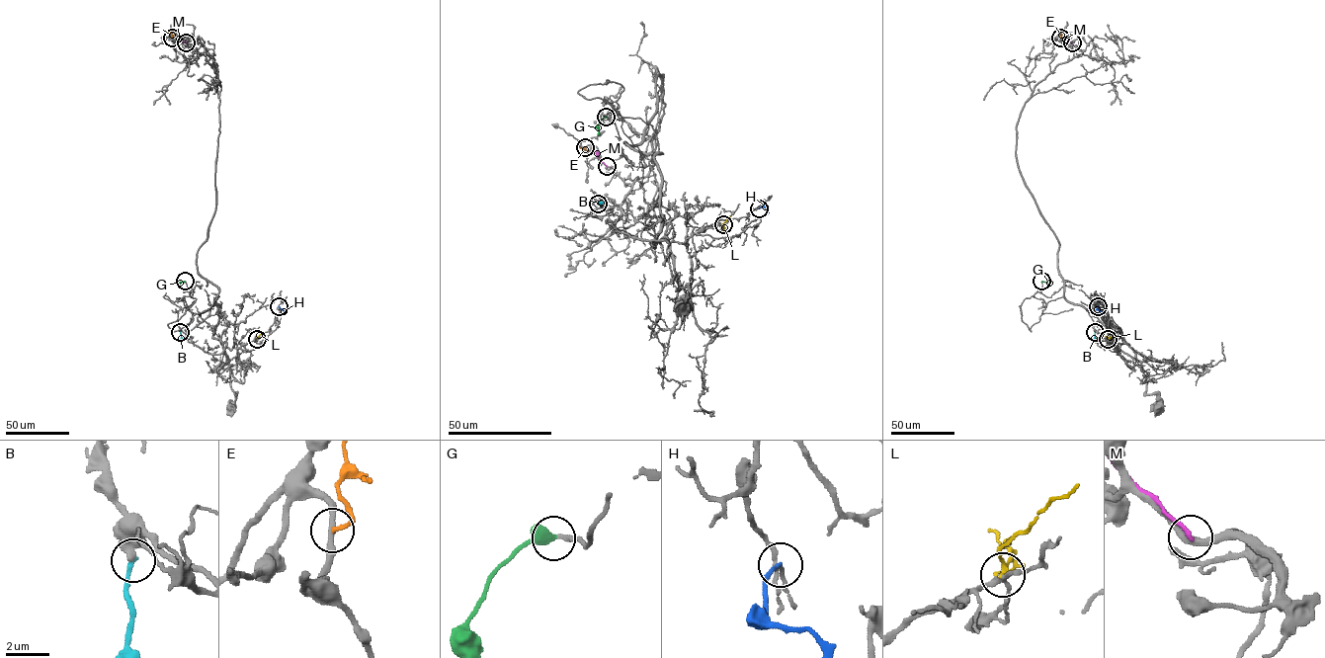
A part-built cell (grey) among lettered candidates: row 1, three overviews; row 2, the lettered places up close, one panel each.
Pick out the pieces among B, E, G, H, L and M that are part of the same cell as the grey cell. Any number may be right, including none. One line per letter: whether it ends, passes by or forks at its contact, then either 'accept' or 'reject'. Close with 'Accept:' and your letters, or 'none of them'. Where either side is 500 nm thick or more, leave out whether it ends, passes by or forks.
B: it ends | reject
E: it ends | reject
G: accept
H: it ends | reject
L: it passes by | reject
M: it ends | reject
Accept: G

